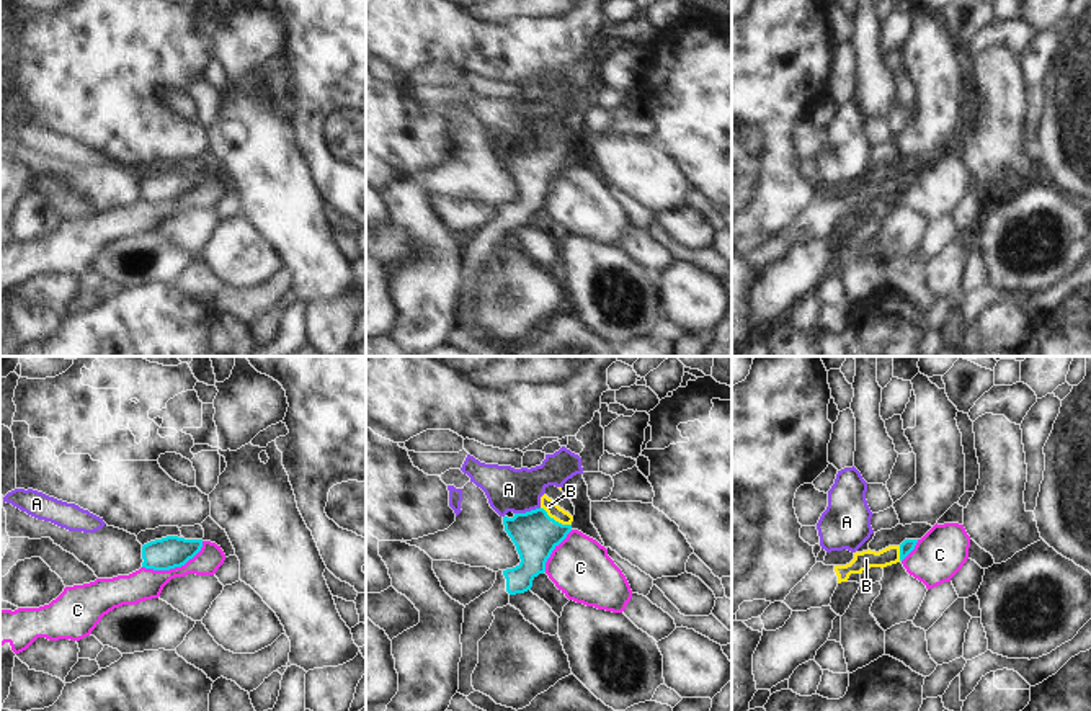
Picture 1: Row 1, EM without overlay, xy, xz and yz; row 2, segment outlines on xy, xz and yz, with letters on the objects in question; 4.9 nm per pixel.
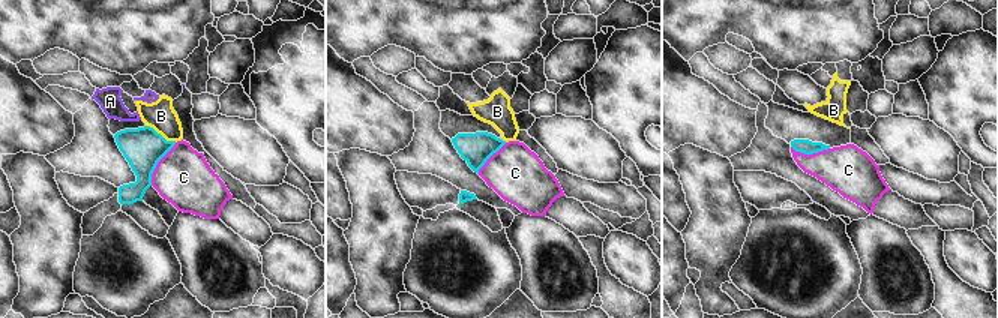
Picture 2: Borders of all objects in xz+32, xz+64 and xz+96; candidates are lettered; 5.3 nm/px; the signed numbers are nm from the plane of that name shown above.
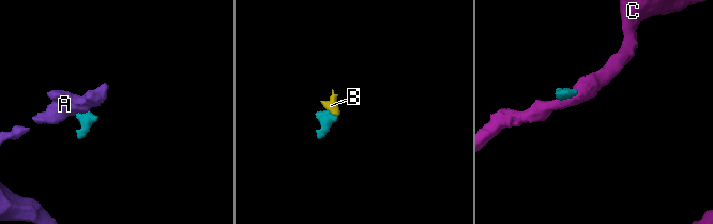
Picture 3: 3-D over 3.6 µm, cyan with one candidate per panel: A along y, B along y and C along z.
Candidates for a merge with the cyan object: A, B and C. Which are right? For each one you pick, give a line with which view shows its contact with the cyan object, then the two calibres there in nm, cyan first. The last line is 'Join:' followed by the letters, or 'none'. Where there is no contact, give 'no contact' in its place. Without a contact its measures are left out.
B: contact in xz; calibres 220 and 70 nm
Join: B

